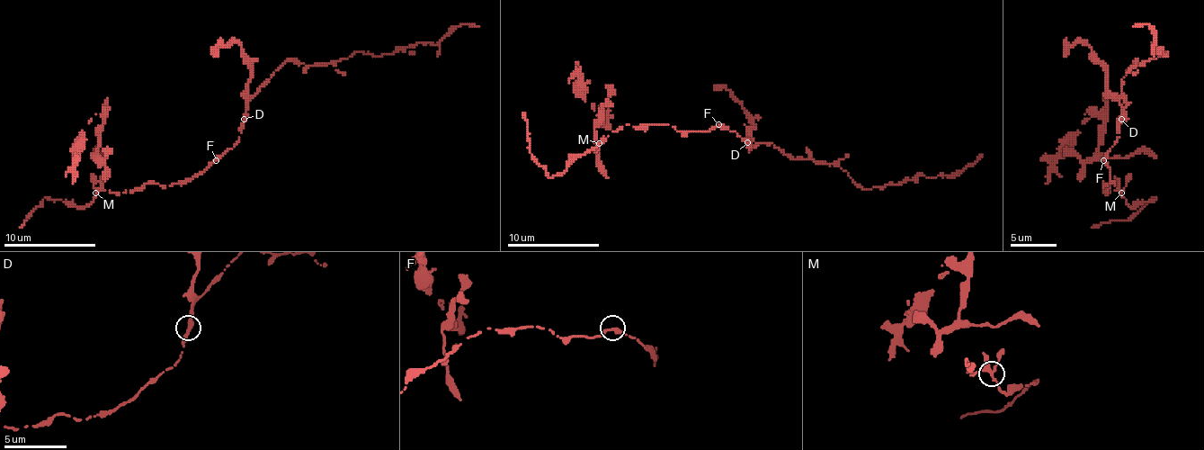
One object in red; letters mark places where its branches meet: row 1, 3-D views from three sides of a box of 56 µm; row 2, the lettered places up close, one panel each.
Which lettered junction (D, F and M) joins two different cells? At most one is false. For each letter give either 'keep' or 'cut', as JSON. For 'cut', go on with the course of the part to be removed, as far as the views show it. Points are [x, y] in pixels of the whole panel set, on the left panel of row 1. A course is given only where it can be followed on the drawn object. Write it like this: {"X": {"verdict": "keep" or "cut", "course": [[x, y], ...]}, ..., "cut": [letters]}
{"D": {"verdict": "cut"}, "F": {"verdict": "keep"}, "M": {"verdict": "keep"}, "cut": ["D"]}

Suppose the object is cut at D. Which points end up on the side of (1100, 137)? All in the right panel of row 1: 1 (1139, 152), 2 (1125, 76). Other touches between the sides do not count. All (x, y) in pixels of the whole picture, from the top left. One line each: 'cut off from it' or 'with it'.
1: with it
2: cut off from it

